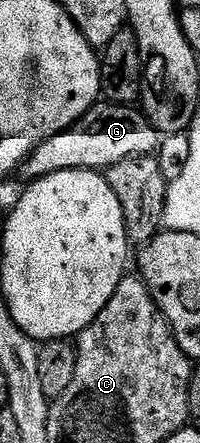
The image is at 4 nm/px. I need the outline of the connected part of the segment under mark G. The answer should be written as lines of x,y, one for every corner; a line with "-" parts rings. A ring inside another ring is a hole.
98,104
96,106
92,106
92,108
90,108
87,113
85,113
77,123
75,123
75,125
67,127
63,132
59,132
47,140
43,140
43,144
39,144
36,148
34,148
34,150
32,150
30,154
25,157
25,162
21,165
21,169
19,171
19,178
22,178
22,183
28,184
30,182
36,182
38,178
42,178
43,176
51,176
55,172
67,172
68,170
96,170
98,172
105,172
108,171
110,166
119,164
128,158
147,158
156,155
161,146
162,139
162,135
157,132
156,128
153,127
152,123
149,122
149,119
145,117
144,113
142,113
140,109
134,108
133,106

